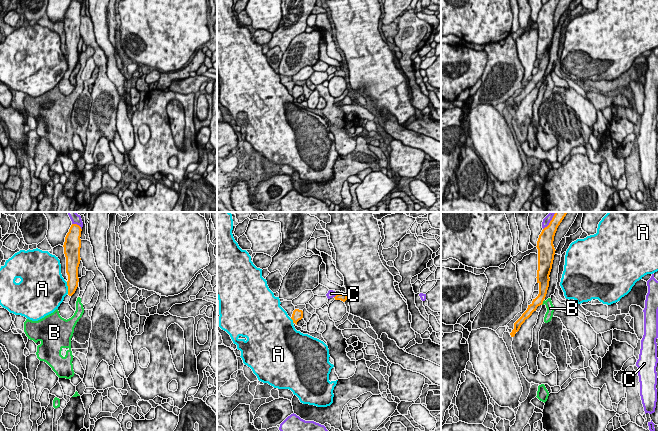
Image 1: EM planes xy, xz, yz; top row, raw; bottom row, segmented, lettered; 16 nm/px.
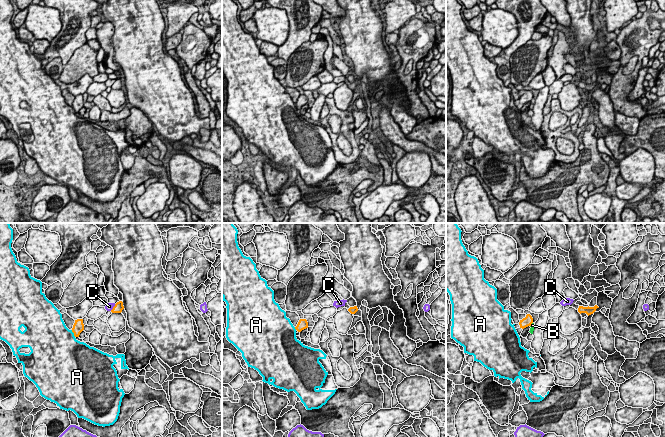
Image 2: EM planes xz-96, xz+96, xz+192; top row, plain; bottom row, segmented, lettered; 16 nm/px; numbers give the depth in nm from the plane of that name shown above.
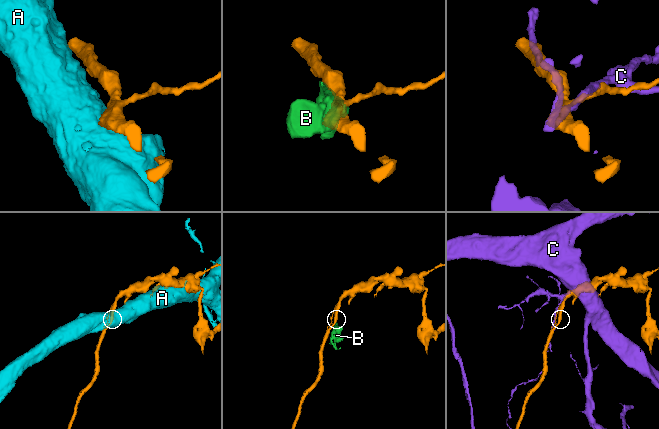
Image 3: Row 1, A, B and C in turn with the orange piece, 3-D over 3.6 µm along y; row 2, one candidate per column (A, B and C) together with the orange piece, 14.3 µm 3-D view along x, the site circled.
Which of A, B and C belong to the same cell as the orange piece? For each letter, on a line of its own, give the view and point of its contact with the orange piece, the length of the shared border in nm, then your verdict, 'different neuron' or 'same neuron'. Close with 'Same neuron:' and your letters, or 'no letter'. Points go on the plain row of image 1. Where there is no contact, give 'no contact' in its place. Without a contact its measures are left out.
A: contact xy (68, 64); length 190 nm; different neuron
B: contact yz (542, 78); length 100 nm; different neuron
C: contact xz (335, 72); length 80 nm; different neuron
Same neuron: no letter

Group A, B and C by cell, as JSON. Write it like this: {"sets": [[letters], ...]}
{"sets": [["A"], ["B"], ["C"]]}

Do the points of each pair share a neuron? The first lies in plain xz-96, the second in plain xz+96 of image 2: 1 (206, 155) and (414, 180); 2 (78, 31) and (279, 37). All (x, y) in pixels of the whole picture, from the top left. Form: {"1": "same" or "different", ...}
{"1": "different", "2": "different"}

